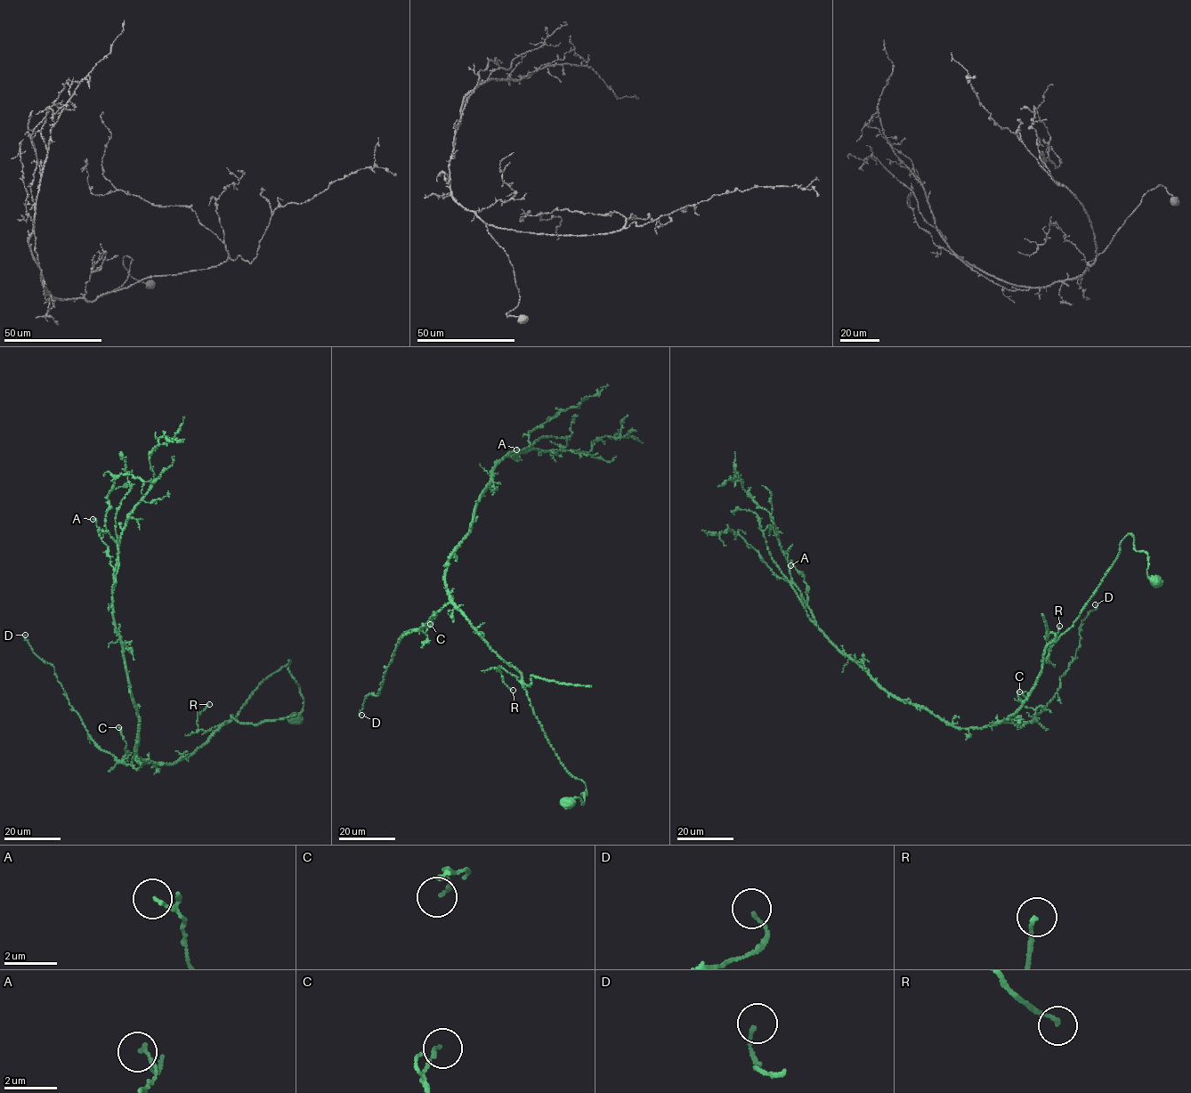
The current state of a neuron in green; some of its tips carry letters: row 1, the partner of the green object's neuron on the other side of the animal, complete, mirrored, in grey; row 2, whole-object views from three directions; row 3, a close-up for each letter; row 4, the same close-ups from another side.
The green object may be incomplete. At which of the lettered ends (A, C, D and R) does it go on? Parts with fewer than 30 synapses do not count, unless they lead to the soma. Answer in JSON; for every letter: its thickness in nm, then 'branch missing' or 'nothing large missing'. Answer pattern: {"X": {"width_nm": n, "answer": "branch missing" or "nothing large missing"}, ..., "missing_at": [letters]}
{"A": {"width_nm": 90, "answer": "nothing large missing"}, "C": {"width_nm": 120, "answer": "nothing large missing"}, "D": {"width_nm": 130, "answer": "nothing large missing"}, "R": {"width_nm": 140, "answer": "nothing large missing"}, "missing_at": []}

